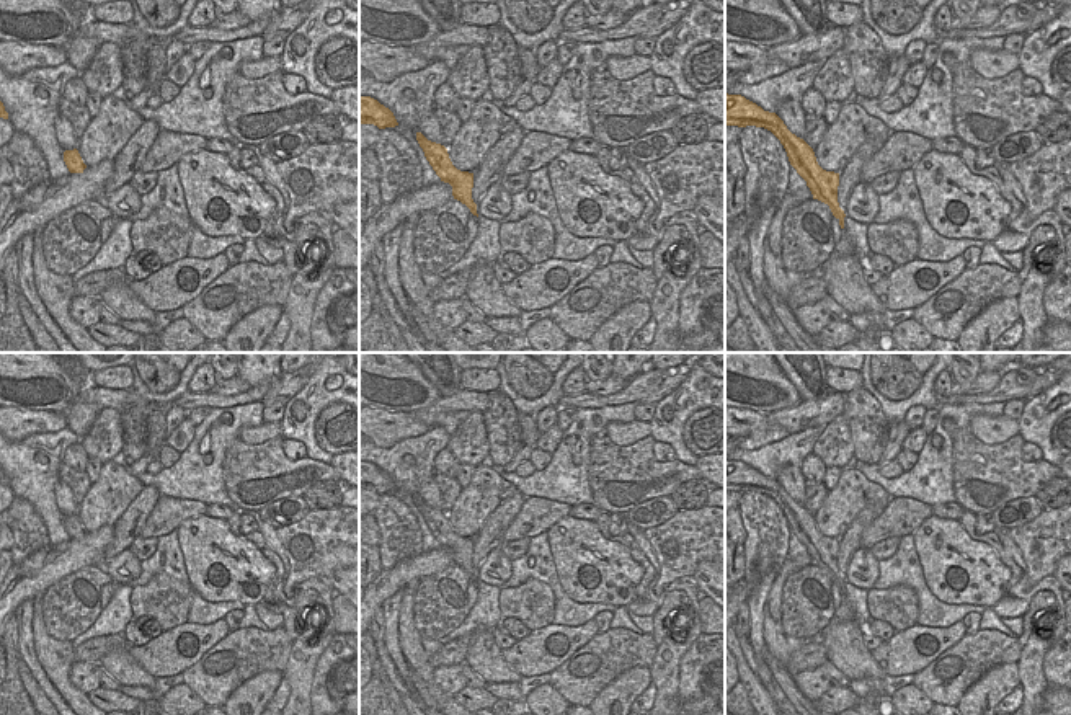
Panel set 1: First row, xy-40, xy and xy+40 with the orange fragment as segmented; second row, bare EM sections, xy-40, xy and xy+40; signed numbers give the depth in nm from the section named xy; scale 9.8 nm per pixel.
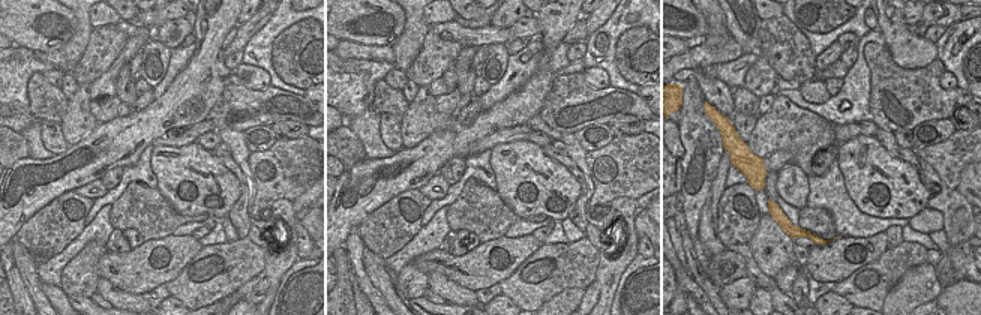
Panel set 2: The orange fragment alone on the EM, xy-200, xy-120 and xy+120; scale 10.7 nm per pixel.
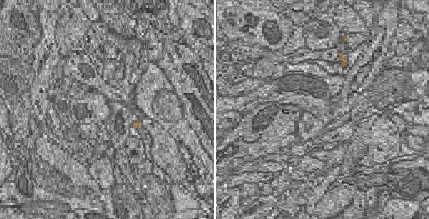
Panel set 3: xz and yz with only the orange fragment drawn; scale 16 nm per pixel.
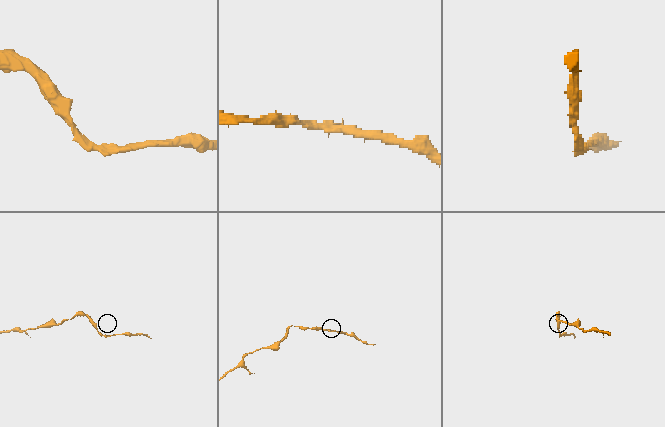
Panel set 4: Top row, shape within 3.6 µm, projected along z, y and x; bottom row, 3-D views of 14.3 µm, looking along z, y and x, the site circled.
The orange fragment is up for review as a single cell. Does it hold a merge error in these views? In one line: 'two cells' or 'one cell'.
one cell

